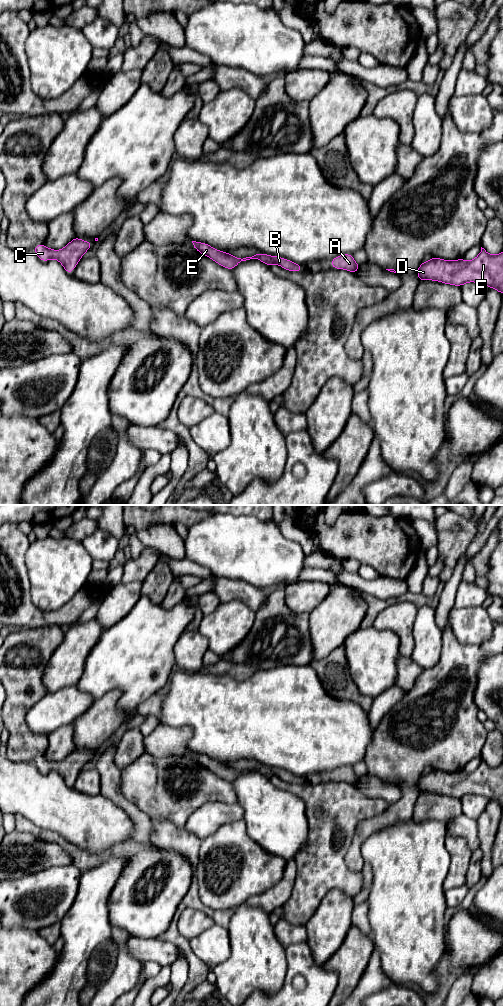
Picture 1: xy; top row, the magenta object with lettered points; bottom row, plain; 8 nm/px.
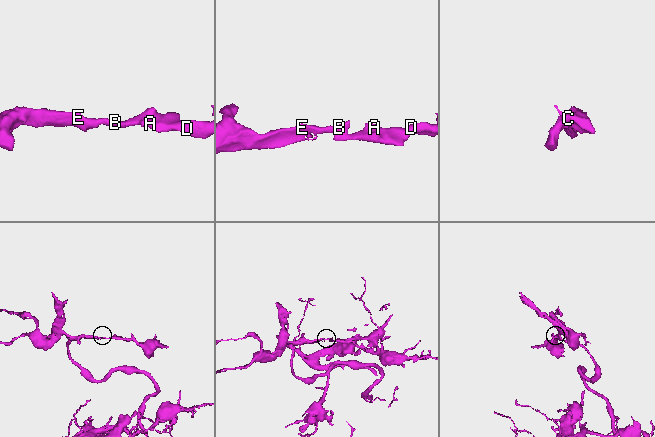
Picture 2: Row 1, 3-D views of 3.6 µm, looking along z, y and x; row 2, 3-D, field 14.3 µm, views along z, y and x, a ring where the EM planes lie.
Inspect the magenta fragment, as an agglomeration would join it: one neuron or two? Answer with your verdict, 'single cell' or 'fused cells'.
single cell

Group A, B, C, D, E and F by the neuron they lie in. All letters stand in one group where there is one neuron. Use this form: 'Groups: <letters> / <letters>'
Groups: A B C D E F

